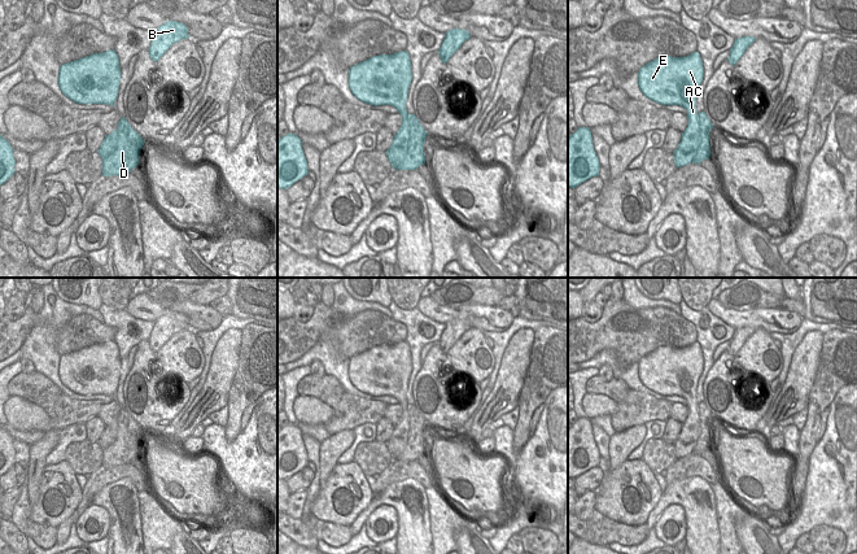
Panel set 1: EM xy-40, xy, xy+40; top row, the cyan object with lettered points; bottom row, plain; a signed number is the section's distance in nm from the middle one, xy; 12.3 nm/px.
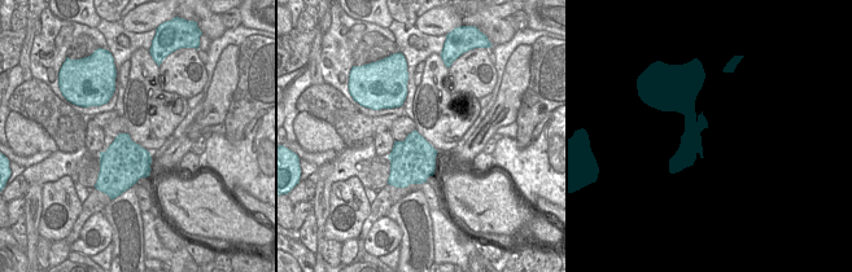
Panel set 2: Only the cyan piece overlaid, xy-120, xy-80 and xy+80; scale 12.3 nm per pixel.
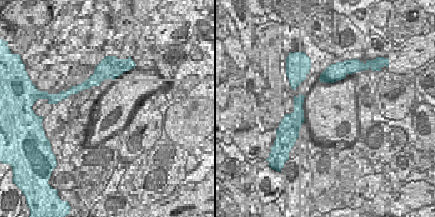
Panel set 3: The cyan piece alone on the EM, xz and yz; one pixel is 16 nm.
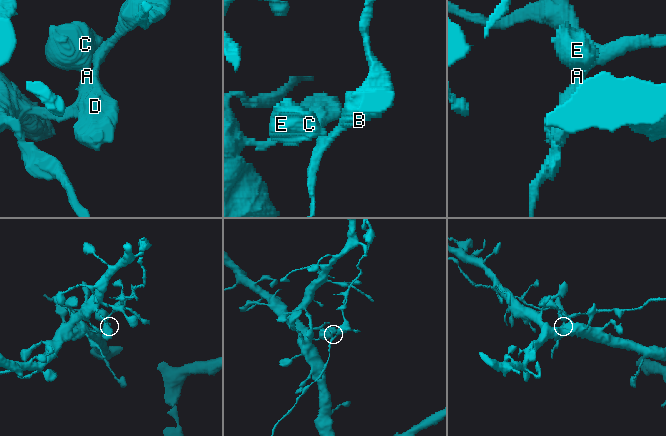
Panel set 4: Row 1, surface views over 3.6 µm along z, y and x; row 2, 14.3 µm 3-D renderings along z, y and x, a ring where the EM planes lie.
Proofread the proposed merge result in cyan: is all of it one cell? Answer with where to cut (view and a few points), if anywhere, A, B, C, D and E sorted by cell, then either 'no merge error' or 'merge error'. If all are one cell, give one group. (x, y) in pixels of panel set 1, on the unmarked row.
cut in xy along (409, 405), (407, 444), (394, 458); A C E / B D; merge error

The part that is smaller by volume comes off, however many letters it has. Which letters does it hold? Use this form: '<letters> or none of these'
B, D

